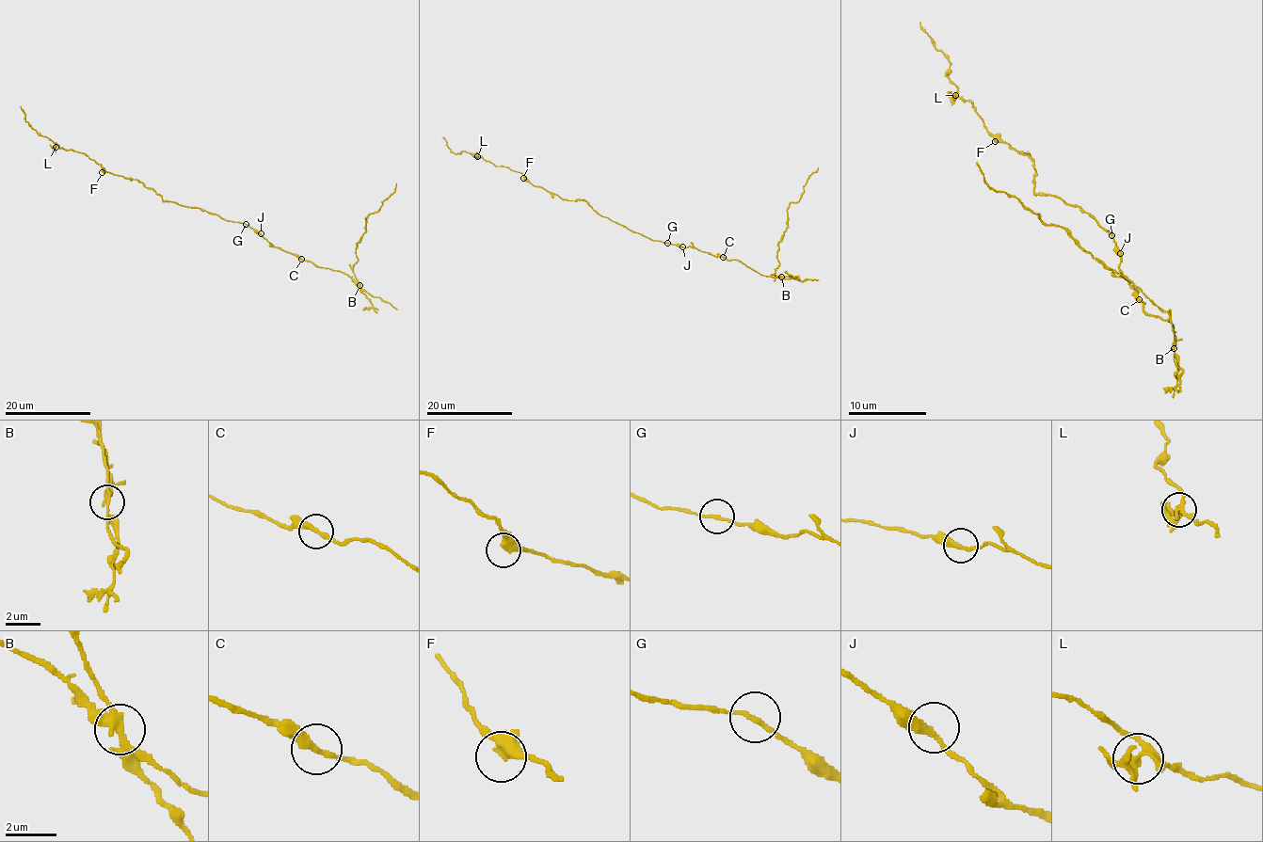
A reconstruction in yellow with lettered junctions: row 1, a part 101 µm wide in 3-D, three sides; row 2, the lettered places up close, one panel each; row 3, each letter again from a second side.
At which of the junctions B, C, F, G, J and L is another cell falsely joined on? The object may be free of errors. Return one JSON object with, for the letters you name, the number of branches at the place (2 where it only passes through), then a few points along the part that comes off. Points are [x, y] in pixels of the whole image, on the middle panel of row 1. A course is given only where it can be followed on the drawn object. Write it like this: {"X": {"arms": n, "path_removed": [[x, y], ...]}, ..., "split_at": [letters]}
{"B": {"arms": 3, "path_removed": [[781, 277], [775, 269], [777, 244], [788, 224], [787, 208], [799, 199], [818, 168]]}, "split_at": ["B"]}

